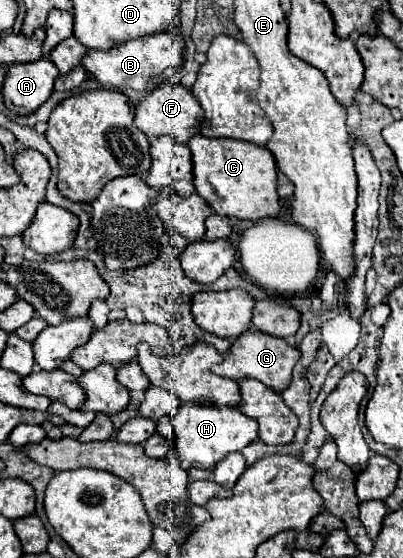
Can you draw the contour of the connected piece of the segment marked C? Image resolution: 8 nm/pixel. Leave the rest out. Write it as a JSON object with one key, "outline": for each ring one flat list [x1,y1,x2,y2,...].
{"outline":[[194,135,188,141,194,163,196,193,218,213,248,221,276,217,280,201,276,193,276,161,266,147,236,139,208,139]]}

